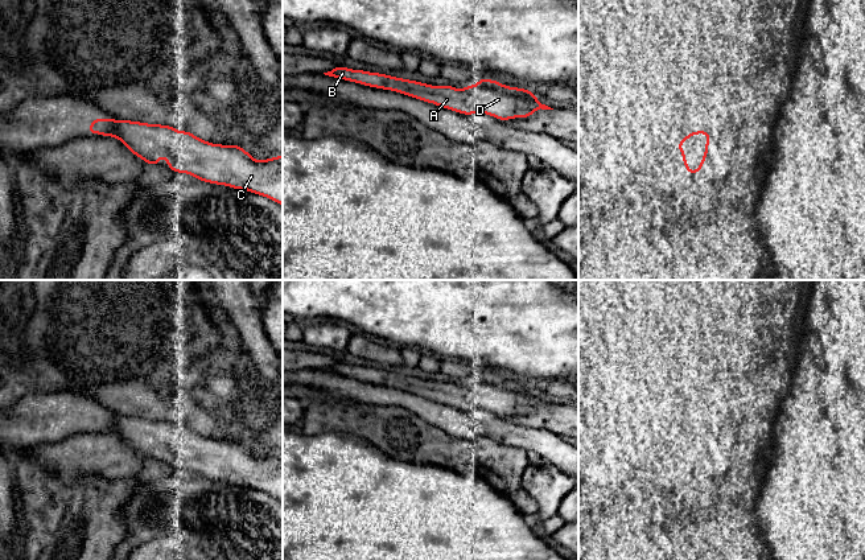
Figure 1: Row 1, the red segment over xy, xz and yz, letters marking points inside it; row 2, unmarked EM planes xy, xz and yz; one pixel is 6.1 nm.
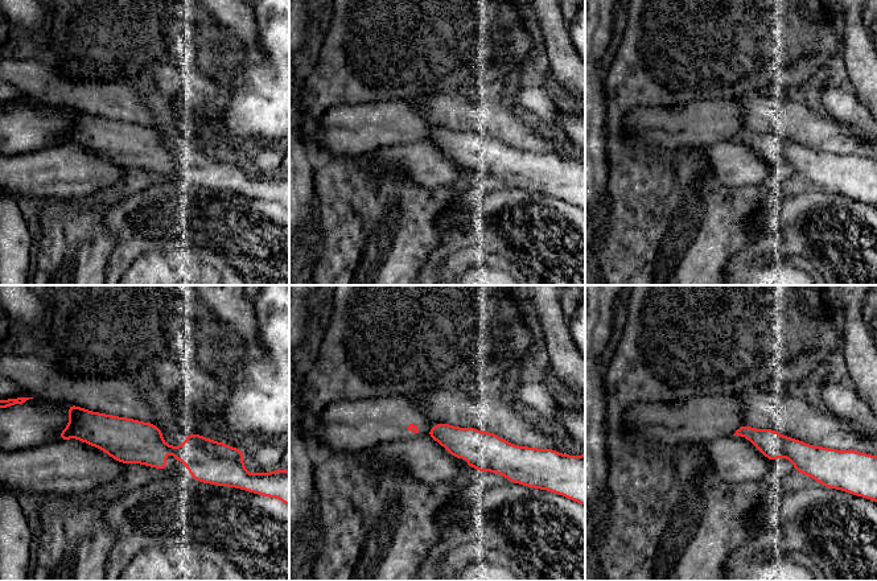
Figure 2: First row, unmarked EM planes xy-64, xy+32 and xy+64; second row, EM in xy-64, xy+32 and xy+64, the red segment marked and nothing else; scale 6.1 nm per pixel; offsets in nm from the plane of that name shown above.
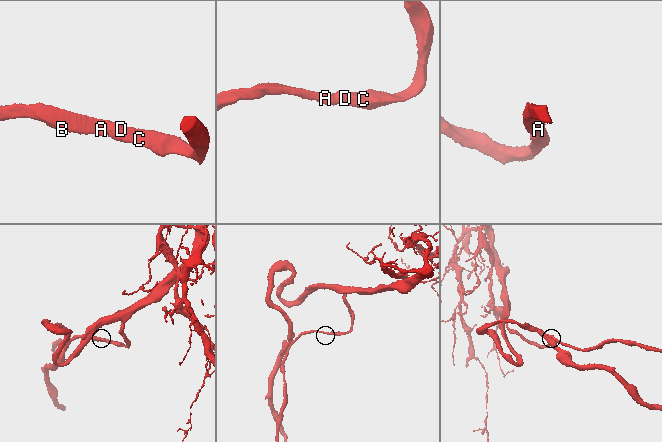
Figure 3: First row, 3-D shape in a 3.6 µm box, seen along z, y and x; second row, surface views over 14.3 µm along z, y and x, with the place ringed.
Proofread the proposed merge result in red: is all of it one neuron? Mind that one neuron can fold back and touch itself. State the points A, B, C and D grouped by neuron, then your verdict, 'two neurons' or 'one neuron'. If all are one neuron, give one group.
A B C D | one neuron

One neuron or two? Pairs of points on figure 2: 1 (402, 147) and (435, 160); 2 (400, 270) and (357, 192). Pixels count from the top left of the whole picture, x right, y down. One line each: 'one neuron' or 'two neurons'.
1: one neuron
2: one neuron

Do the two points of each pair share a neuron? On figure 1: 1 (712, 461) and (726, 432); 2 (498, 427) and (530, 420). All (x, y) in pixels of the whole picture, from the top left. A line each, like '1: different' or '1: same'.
1: same
2: different

